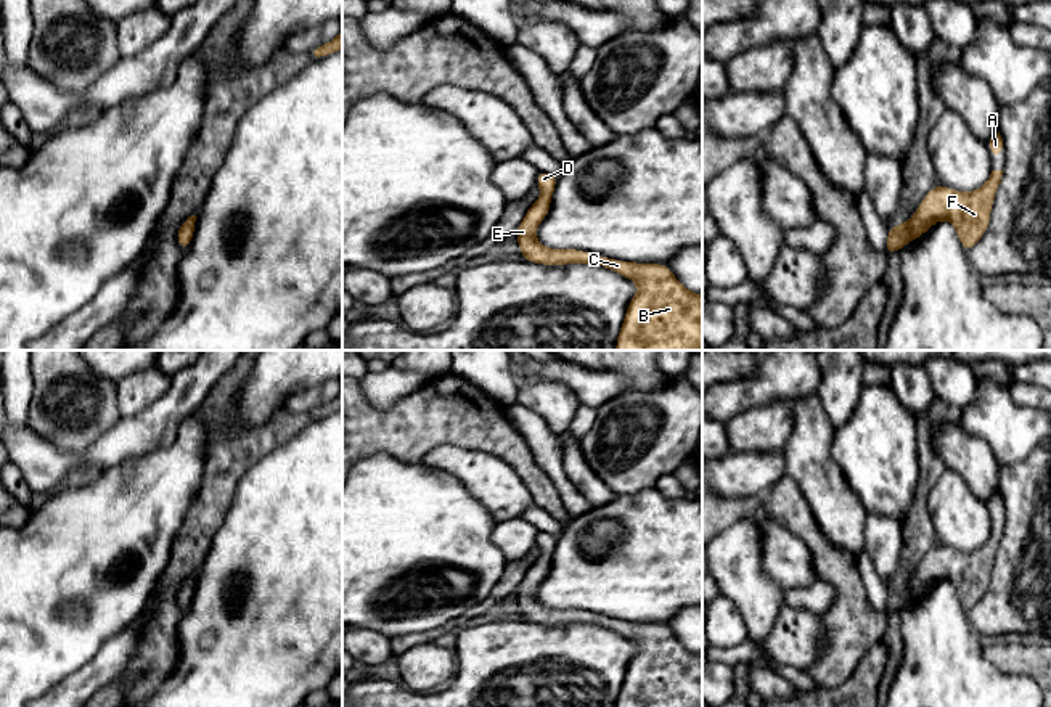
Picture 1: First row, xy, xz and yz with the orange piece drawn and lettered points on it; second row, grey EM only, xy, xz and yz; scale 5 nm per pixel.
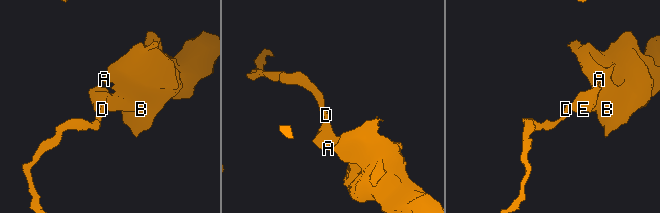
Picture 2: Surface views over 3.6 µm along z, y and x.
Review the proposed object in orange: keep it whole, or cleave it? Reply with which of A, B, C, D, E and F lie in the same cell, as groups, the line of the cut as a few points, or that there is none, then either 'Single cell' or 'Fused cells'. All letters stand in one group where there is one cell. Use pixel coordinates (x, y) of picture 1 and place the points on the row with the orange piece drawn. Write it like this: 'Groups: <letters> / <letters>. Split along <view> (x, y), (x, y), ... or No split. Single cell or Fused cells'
Groups: A B C D E F. No split. Single cell

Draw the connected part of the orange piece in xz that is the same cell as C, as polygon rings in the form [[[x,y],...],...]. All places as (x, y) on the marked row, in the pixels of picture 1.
[[[538,172],[540,198],[516,230],[524,260],[540,265],[596,264],[636,283],[615,350],[702,350],[702,294],[686,289],[665,264],[638,264],[588,254],[582,249],[551,249],[537,241],[537,227],[548,215],[558,177]]]

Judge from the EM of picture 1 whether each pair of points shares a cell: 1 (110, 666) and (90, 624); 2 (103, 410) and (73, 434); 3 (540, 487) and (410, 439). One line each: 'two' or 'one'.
1: two
2: one
3: one

